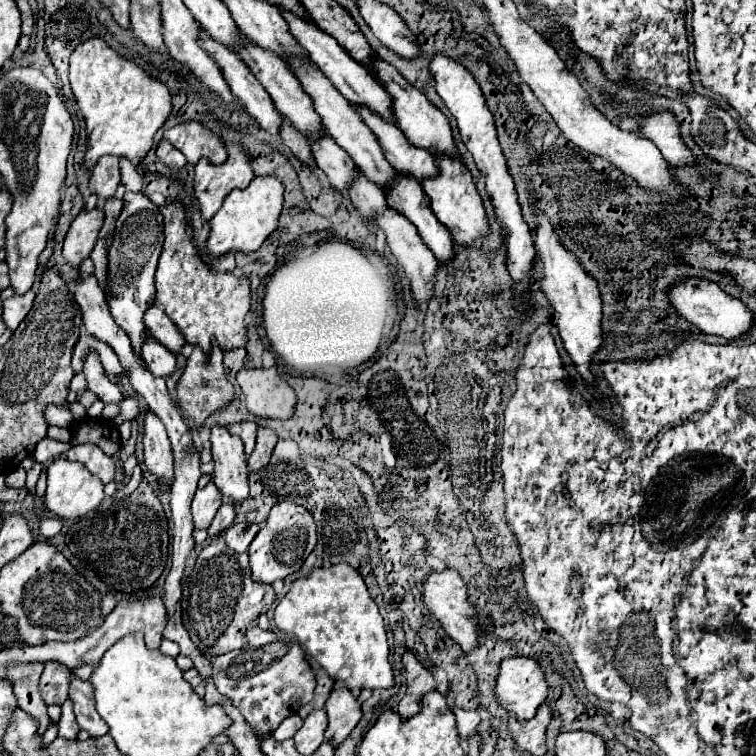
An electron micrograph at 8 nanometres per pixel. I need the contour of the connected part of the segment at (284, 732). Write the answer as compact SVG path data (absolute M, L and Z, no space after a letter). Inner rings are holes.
M292 714L288 716L274 732L272 732L272 738L282 742L282 740L288 740L288 738L294 738L294 734L302 728L302 718L298 714Z

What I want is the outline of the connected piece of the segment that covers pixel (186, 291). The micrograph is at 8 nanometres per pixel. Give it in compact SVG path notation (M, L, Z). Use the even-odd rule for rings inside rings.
M166 202L160 206L164 216L166 242L160 254L156 270L156 302L164 306L164 312L180 328L188 344L198 344L204 352L210 350L212 338L218 340L220 348L230 350L246 346L246 324L244 316L250 310L250 280L242 274L214 272L198 256L196 244L186 234L186 214L182 202Z

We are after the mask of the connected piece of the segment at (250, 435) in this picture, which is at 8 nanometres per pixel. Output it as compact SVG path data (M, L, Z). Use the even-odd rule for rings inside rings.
M252 420L232 422L228 428L230 428L232 434L238 434L242 438L242 442L246 446L246 456L250 456L252 450L254 450L254 442L256 442L256 428L258 428L256 422L252 422Z

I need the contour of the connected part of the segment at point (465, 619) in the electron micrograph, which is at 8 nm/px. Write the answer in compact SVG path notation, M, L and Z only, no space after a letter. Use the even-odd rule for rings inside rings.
M444 570L444 572L430 572L424 582L424 604L428 610L438 618L446 634L460 644L464 652L470 652L474 646L478 646L478 614L476 608L468 602L468 586L462 582L460 574L456 570Z

